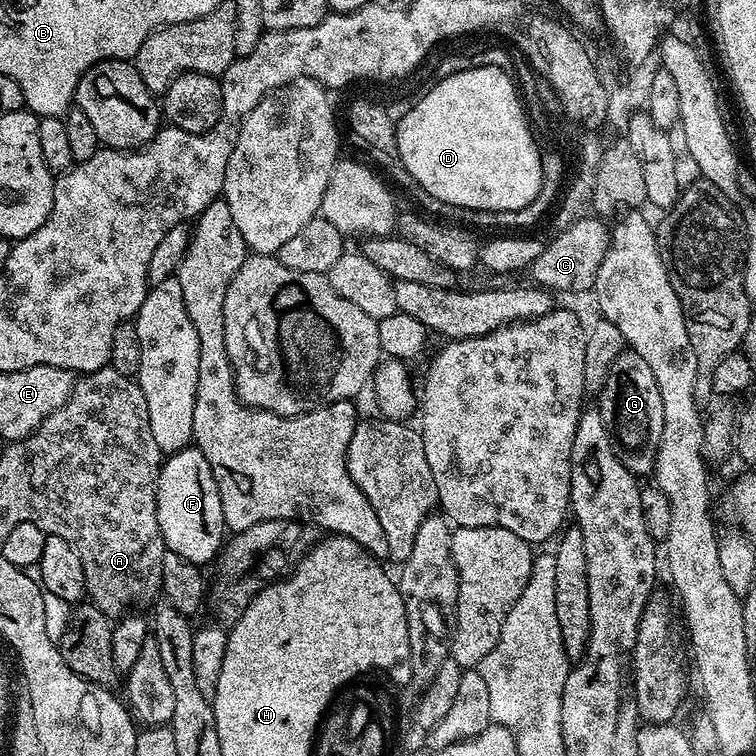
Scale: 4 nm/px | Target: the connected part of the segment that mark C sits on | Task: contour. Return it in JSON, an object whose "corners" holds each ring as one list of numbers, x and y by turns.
{"corners":[[589,216,578,220,570,228,555,233,550,242,544,244,543,252,535,259,528,274,535,285,551,292,584,292,591,291,596,284,598,270,602,264,602,258,608,253,611,244,611,233,603,219]]}

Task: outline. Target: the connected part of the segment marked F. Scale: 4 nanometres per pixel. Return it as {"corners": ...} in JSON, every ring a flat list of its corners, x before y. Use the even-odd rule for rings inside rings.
{"corners":[[189,446,181,452,173,452,161,463,156,483,156,505,158,526,167,551,201,566,211,565,217,559,226,540,222,498,218,494,210,462,206,462,199,448]]}

